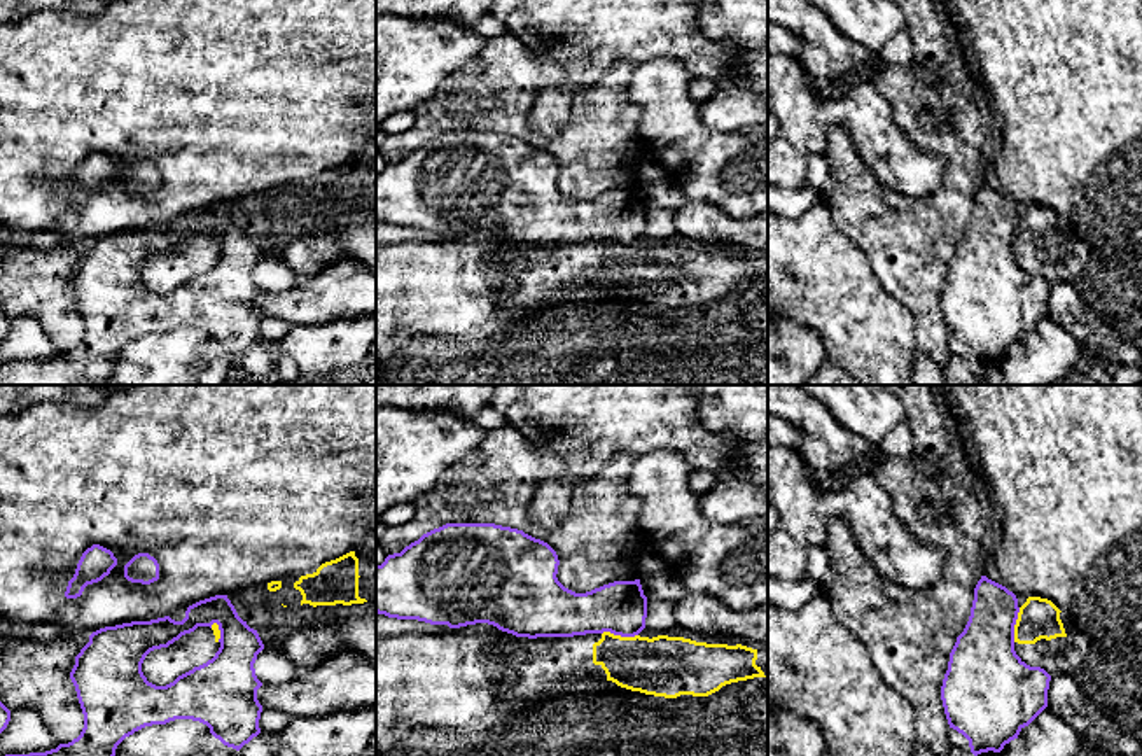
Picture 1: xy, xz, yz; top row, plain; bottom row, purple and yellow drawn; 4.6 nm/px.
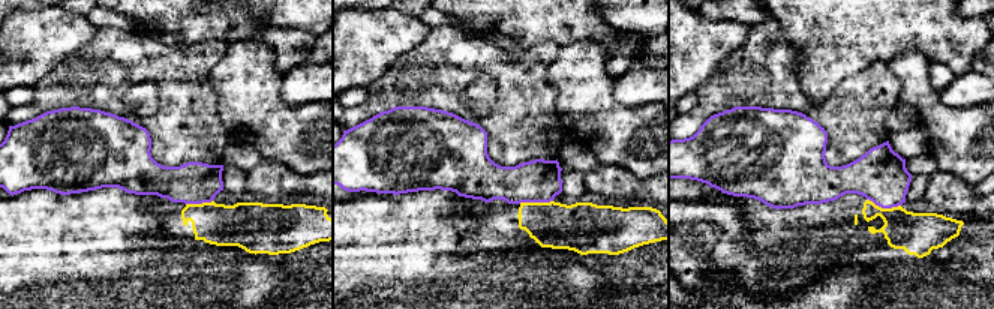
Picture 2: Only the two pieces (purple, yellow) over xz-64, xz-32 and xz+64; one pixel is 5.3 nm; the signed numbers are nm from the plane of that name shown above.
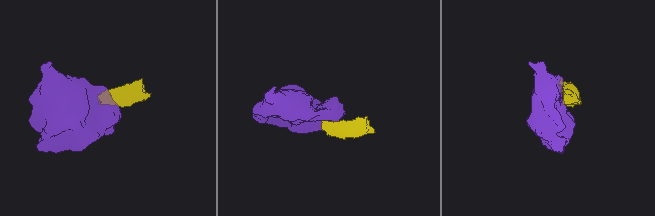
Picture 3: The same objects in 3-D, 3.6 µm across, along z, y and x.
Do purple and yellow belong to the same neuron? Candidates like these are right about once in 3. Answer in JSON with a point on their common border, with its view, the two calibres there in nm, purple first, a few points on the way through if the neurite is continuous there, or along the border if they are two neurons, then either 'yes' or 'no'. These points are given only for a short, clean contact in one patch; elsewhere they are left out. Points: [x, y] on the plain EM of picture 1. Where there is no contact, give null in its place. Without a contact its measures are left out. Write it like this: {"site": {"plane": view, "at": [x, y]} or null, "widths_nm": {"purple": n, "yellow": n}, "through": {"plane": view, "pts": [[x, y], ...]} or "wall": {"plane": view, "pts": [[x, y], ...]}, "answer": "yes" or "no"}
{"site": {"plane": "xz", "at": [619, 242]}, "widths_nm": {"purple": 240, "yellow": 280}, "wall": {"plane": "xz", "pts": [[602, 240], [637, 244]]}, "answer": "no"}

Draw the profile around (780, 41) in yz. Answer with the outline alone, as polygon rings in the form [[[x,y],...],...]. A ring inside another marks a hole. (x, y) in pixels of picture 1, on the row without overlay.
[[[768,21],[768,54],[797,56],[799,38],[783,26]]]

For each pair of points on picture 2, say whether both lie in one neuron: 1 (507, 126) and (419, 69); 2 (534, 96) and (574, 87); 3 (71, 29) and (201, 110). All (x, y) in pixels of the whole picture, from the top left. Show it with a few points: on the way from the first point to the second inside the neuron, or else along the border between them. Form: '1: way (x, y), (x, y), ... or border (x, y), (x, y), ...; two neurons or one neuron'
1: way (485, 122), (461, 111), (441, 92); one neuron
2: border (555, 56), (547, 81), (555, 89), (559, 126); two neurons
3: border (80, 48), (53, 71); two neurons

